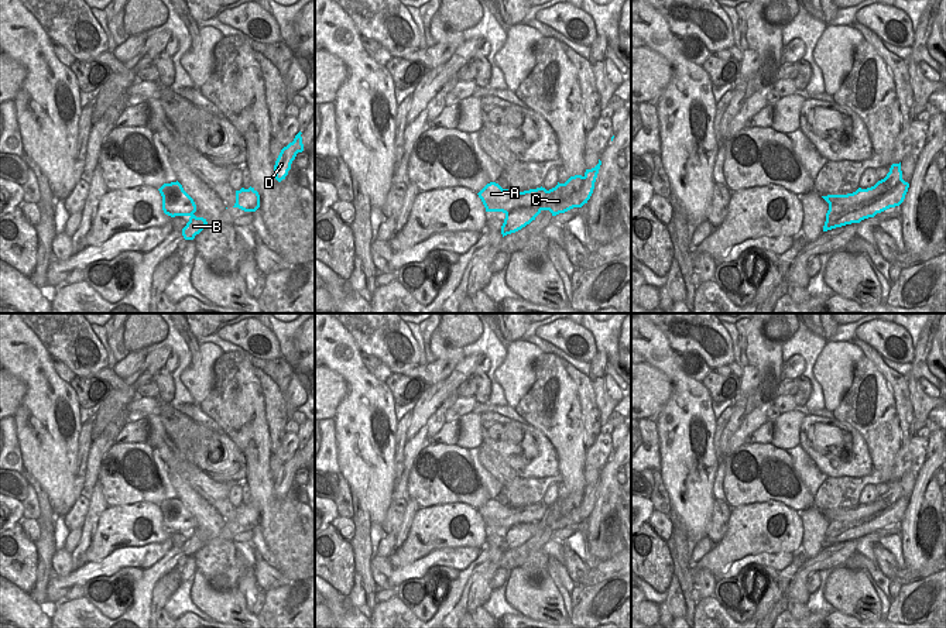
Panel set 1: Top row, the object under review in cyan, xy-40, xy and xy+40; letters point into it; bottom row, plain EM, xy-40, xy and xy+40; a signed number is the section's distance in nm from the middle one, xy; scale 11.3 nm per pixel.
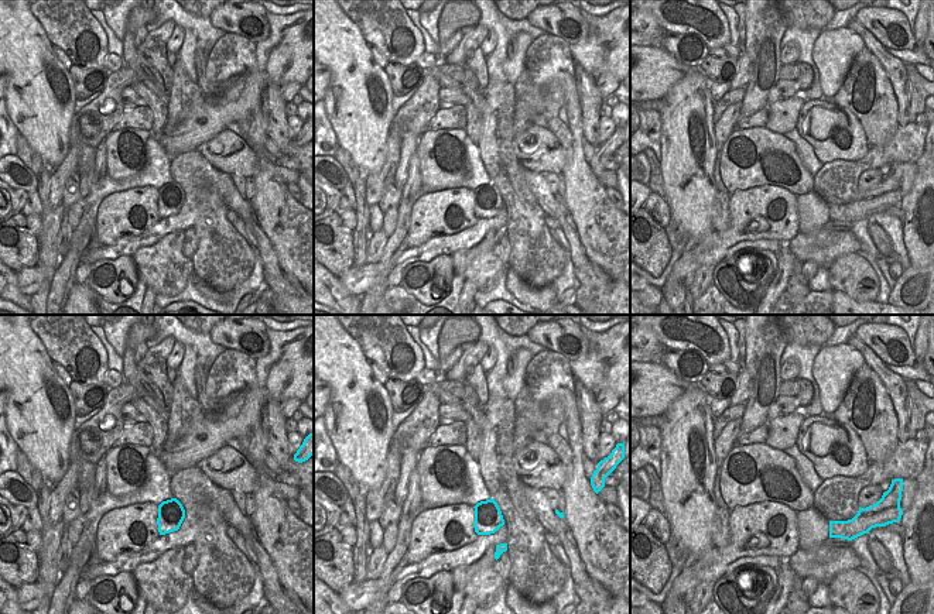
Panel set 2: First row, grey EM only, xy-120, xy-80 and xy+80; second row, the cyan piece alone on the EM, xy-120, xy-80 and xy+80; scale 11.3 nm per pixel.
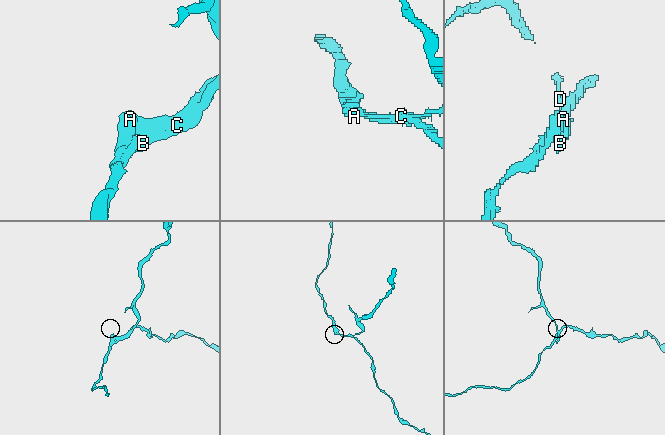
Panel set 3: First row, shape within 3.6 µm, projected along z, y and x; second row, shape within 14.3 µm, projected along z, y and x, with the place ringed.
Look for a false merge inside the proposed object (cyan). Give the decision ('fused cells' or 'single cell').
fused cells

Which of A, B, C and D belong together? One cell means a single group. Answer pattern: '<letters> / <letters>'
A / B C D

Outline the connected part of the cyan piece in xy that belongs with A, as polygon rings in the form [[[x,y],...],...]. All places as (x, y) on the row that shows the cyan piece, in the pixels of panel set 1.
[[[570,176],[565,183],[559,183],[546,191],[545,188],[529,189],[524,192],[511,192],[503,189],[498,183],[487,183],[477,195],[481,199],[486,212],[503,212],[508,215],[517,207],[538,206],[553,193],[576,193],[583,185],[585,176]]]

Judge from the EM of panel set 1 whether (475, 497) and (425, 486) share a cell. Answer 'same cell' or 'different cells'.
same cell

